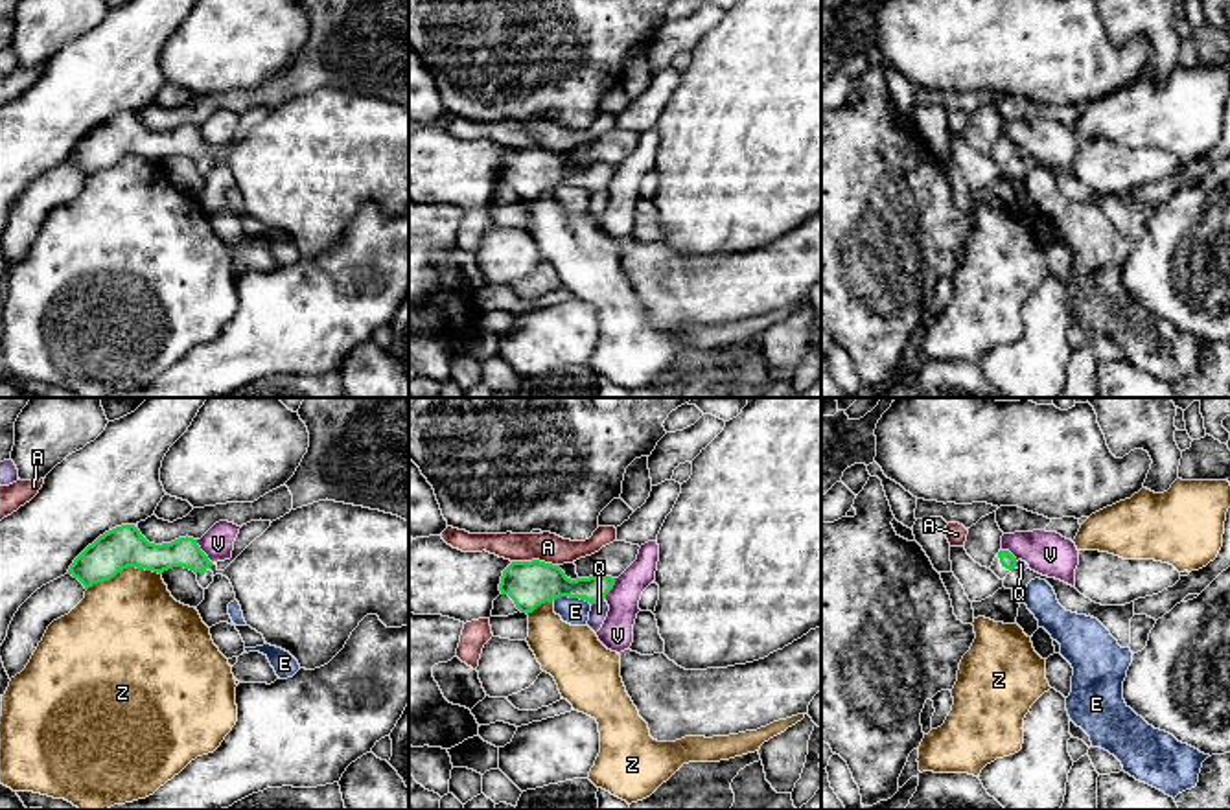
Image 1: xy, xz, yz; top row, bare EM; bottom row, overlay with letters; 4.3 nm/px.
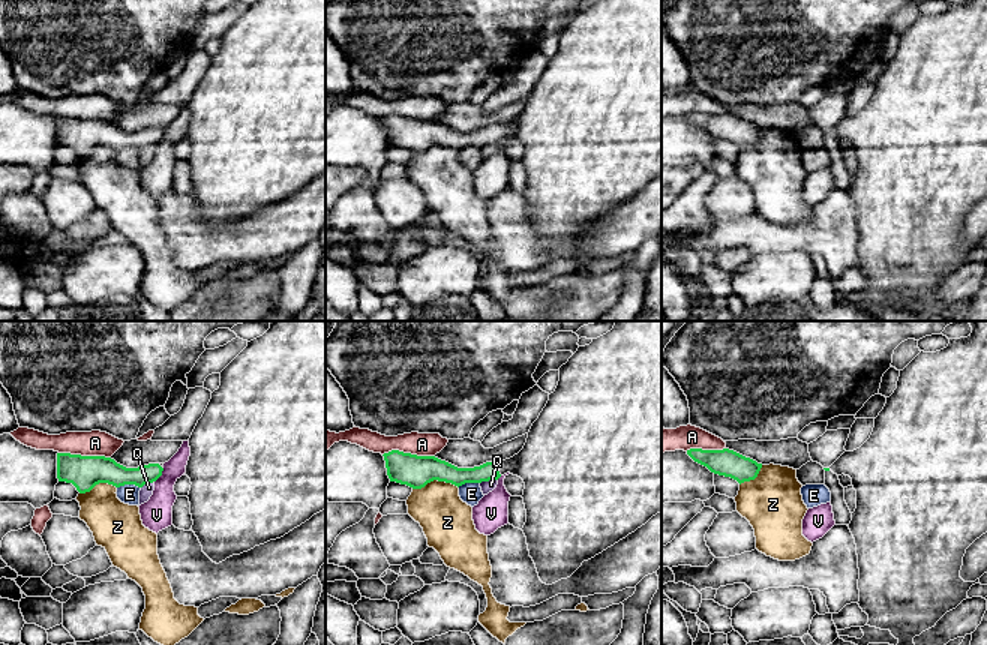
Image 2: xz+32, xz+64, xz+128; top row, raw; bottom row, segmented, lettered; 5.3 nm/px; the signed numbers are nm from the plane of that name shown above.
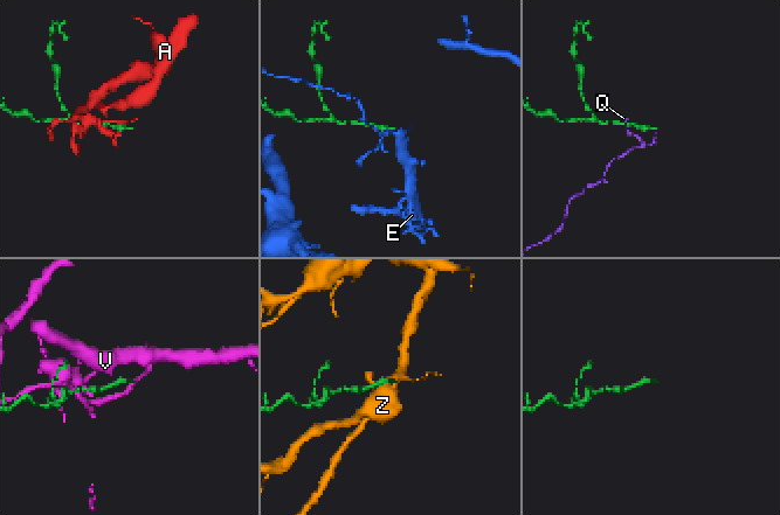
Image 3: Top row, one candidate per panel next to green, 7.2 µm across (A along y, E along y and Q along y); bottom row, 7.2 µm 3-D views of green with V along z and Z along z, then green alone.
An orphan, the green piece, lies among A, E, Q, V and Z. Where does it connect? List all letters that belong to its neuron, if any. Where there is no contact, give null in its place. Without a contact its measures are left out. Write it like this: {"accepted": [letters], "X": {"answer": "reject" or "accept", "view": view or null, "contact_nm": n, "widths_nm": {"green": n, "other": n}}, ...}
{"accepted": [], "A": {"answer": "reject", "view": "xz", "contact_nm": 200, "widths_nm": {"green": 200, "other": 130}}, "E": {"answer": "reject", "view": "xz", "contact_nm": 170, "widths_nm": {"green": 200, "other": 120}}, "Q": {"answer": "reject", "view": "xz", "contact_nm": 70, "widths_nm": {"green": 170, "other": 80}}, "V": {"answer": "reject", "view": "xy", "contact_nm": 130, "widths_nm": {"green": 130, "other": 140}}, "Z": {"answer": "reject", "view": "xy", "contact_nm": 340, "widths_nm": {"green": 180, "other": 440}}}

